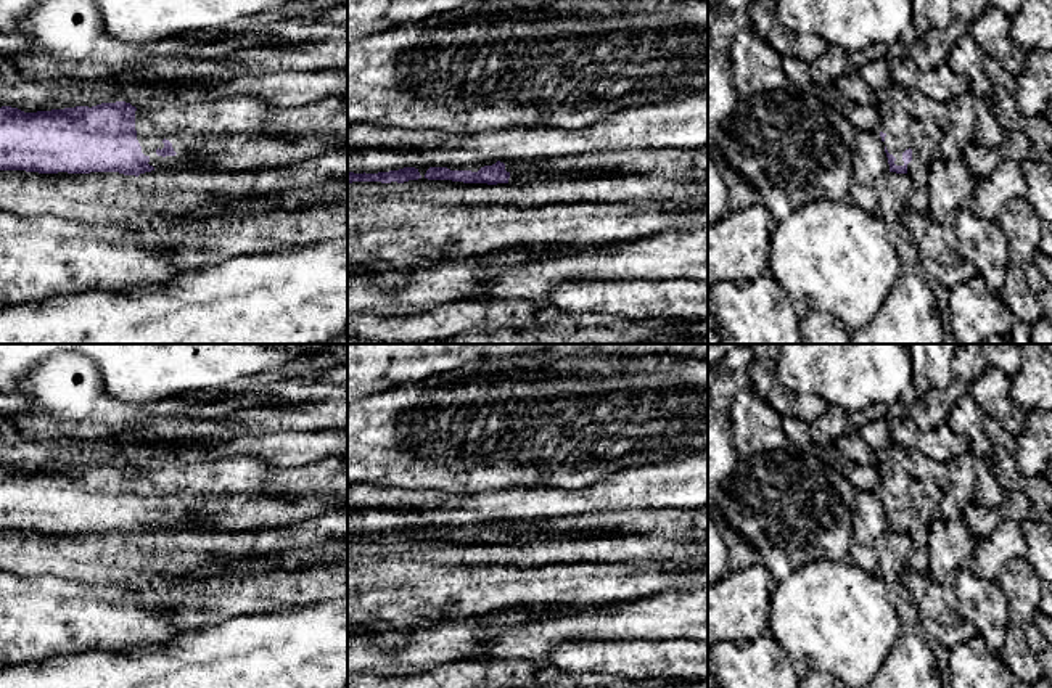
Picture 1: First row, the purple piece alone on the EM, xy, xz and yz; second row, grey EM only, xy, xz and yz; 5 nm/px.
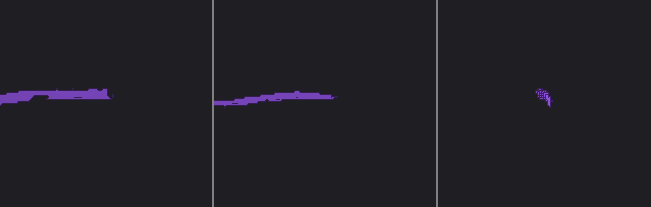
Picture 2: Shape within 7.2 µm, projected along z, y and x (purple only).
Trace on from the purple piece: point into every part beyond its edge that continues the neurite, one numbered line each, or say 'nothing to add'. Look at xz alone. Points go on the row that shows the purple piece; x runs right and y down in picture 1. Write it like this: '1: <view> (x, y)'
1: xz (528, 180)

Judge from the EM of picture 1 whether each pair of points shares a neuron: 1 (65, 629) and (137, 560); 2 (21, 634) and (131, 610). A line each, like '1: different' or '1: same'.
1: different
2: same

